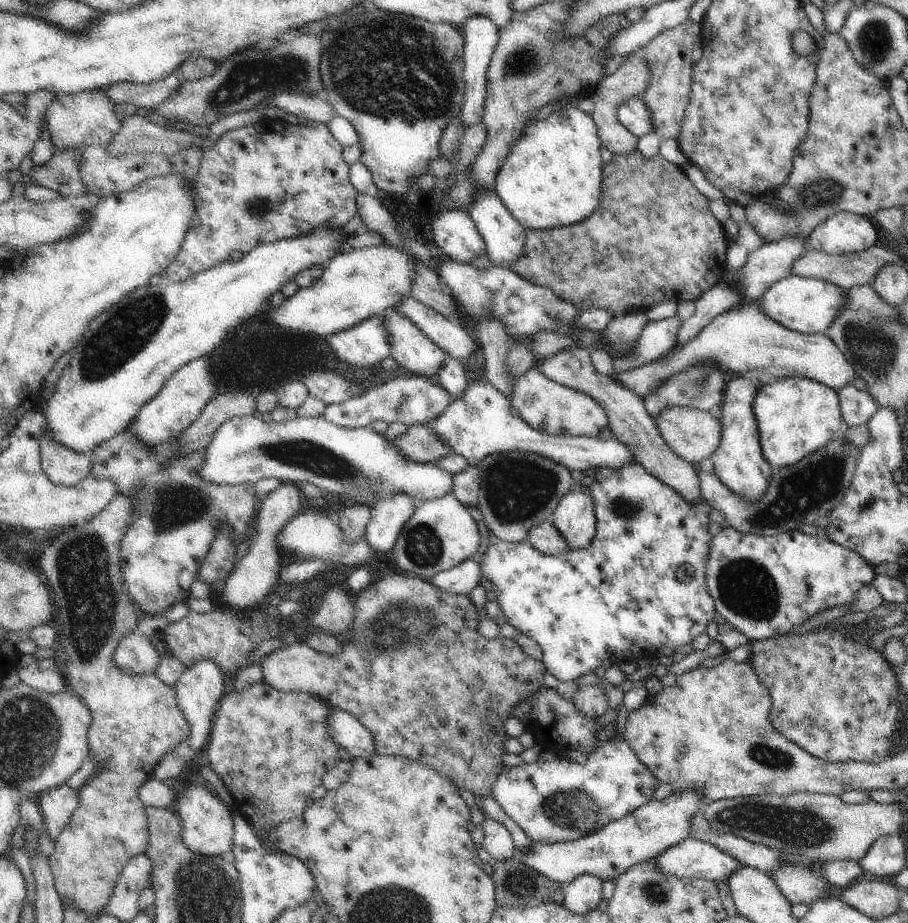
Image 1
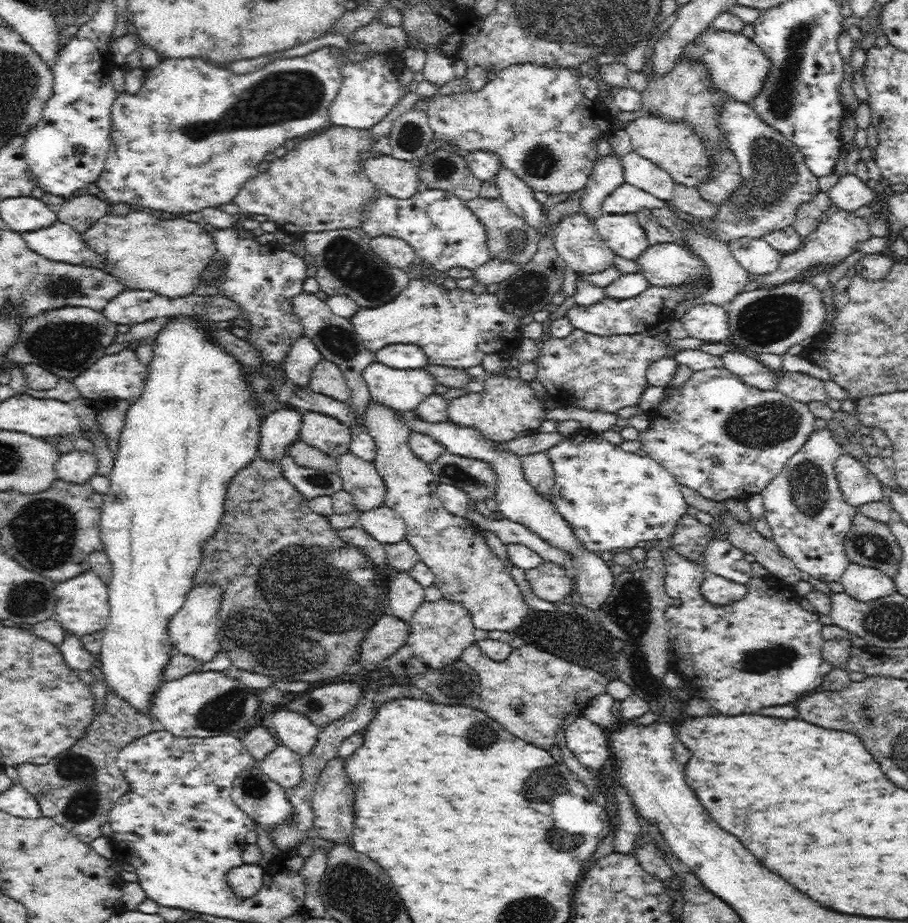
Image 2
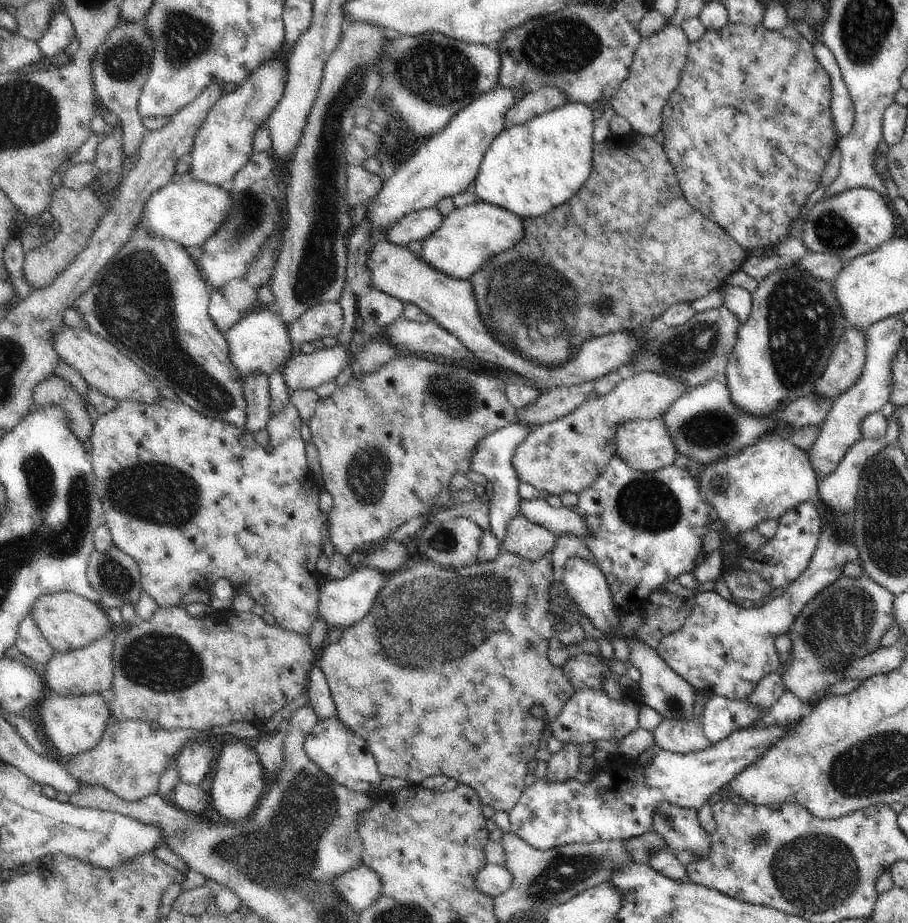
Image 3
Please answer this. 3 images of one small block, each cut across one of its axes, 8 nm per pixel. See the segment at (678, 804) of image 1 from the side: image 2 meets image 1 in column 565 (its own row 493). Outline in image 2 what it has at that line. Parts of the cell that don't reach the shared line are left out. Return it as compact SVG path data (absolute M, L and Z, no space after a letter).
M842 454L838 458L836 476L844 500L854 508L870 502L880 502L886 494L882 482L868 468L864 468L860 460L854 460L852 456Z

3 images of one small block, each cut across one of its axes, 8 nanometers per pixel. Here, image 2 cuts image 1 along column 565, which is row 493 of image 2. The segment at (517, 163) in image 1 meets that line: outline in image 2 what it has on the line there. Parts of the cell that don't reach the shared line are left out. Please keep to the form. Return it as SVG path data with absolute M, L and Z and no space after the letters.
M182 316L182 318L168 318L164 322L164 328L158 332L156 342L152 344L152 362L148 364L148 378L144 382L144 390L140 394L140 398L130 406L128 414L126 414L126 424L124 430L120 434L120 454L114 460L114 470L110 472L110 490L108 494L104 494L104 508L102 508L102 518L100 518L100 538L104 542L104 552L108 554L110 562L112 562L112 578L108 584L108 594L110 594L110 620L108 626L104 626L104 638L102 638L102 670L108 682L110 692L122 696L124 700L128 700L130 706L146 712L150 710L150 702L154 692L158 690L158 684L162 680L162 672L164 666L170 658L172 644L168 642L168 622L172 620L172 616L182 610L188 592L194 588L194 574L200 568L202 562L202 544L206 542L206 538L214 536L220 520L224 516L224 504L226 504L226 496L228 496L228 486L232 482L232 478L246 468L252 460L256 460L260 456L260 426L264 422L266 416L262 416L258 412L258 400L254 398L254 390L250 386L250 382L246 380L248 376L244 374L244 364L238 362L232 352L228 352L220 342L214 340L214 334L208 334L208 326L216 328L214 324L208 324L206 320L202 320L200 316Z

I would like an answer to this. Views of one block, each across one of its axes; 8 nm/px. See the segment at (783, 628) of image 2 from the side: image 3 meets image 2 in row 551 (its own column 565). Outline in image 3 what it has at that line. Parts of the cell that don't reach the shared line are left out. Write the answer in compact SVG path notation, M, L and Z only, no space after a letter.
M579 654L575 658L569 658L569 662L563 666L563 672L571 682L571 686L575 688L575 692L585 688L601 690L601 680L599 680L601 674L611 676L611 672L607 672L607 662L597 660L591 654Z

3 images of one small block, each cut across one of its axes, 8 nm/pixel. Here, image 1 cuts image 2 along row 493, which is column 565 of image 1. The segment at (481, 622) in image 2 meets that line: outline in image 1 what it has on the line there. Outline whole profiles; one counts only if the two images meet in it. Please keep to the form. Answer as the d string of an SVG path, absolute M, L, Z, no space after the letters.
M529 368L515 380L513 396L509 400L511 406L517 410L517 416L537 432L565 438L599 438L607 434L609 418L601 404L597 404L591 396L583 392L549 380L535 368Z

